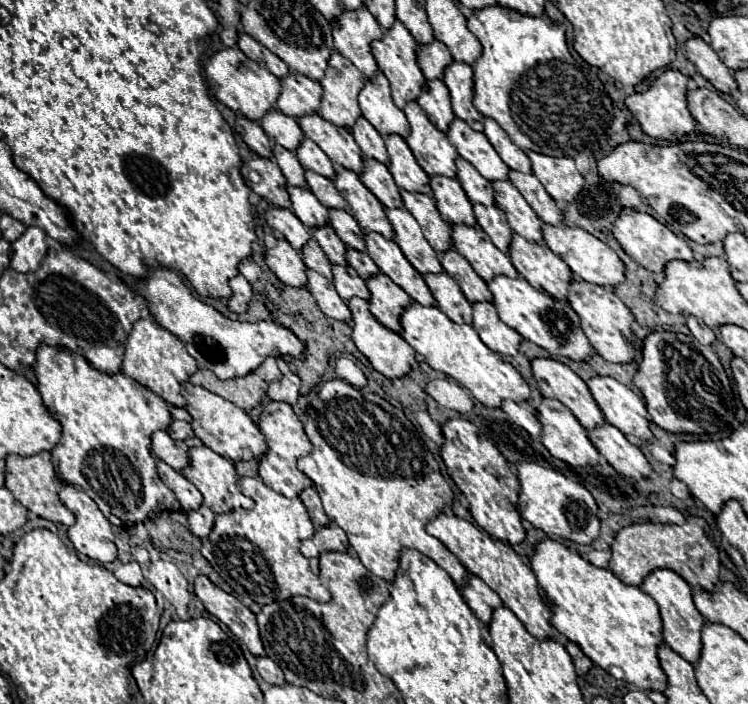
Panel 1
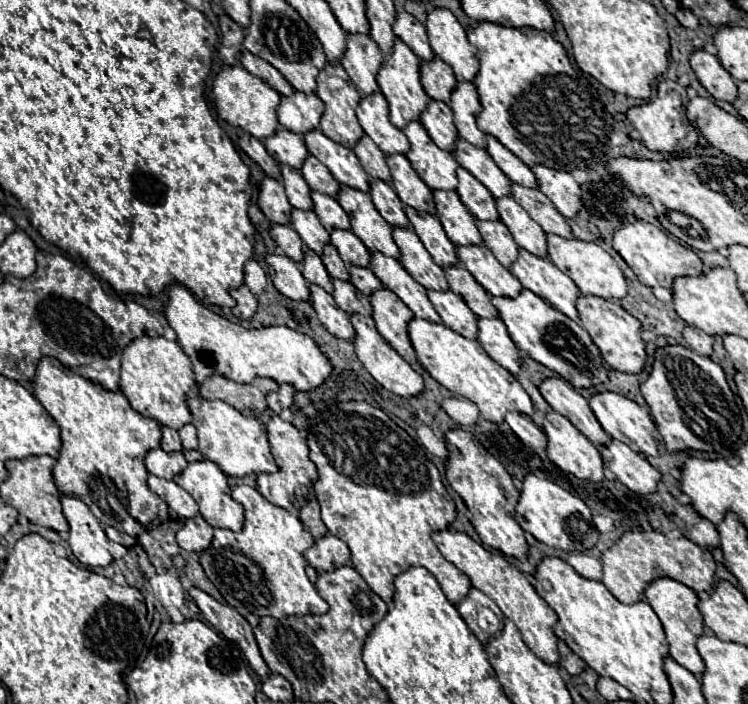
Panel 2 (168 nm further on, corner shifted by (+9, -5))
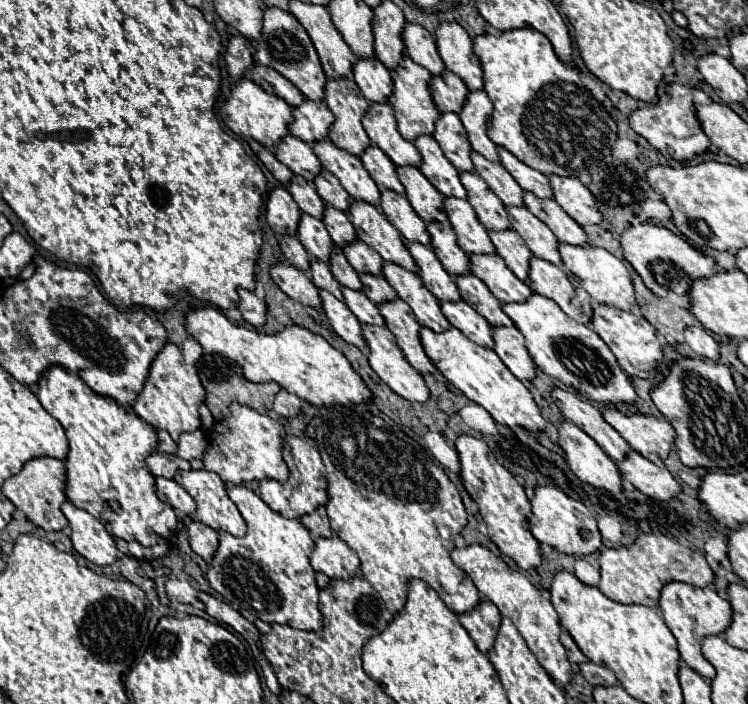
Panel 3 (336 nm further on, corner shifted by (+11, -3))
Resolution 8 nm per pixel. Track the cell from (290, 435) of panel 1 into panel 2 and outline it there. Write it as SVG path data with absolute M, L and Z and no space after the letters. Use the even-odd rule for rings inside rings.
M272 416L266 422L266 434L268 434L268 442L270 442L270 450L274 456L274 462L278 466L276 474L258 474L256 480L256 490L272 504L286 508L290 512L300 510L308 498L312 496L312 482L316 480L316 466L314 462L308 458L308 444L306 438L300 436L300 432L296 430L294 424L284 422L280 416Z

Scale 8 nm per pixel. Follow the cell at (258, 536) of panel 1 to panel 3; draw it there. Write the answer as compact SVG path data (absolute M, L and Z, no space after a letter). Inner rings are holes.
M230 486L230 500L248 524L244 538L220 532L220 546L208 570L210 586L224 596L232 608L266 624L288 624L296 630L320 632L322 614L318 610L316 572L310 566L314 540L300 520L288 520L276 514L246 486Z

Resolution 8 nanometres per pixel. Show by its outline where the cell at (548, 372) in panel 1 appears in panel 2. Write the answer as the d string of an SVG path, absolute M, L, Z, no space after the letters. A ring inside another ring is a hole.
M560 376L546 378L538 386L544 400L562 416L566 416L594 446L610 442L610 436L602 430L600 422L596 420L594 412L590 410L586 398L572 388L570 382L566 382Z

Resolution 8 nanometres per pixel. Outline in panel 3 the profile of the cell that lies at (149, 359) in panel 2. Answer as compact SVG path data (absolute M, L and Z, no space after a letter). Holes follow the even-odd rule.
M168 342L162 348L162 352L154 358L144 390L138 394L132 408L152 428L166 430L172 436L172 440L178 442L182 432L196 432L200 428L198 408L200 404L204 404L204 400L206 400L206 392L200 384L196 368L186 364L180 354L180 348Z

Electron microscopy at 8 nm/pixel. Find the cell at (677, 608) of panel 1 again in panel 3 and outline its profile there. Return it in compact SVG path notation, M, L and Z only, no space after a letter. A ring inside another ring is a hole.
M670 582L662 588L660 610L662 610L662 616L664 616L670 632L678 640L678 650L680 650L682 660L692 670L696 670L702 678L712 680L716 676L716 670L702 654L702 638L706 638L710 634L722 634L730 626L730 622L732 622L730 602L726 598L720 598L718 592L712 588L698 588L696 590L694 586L684 584L684 582Z

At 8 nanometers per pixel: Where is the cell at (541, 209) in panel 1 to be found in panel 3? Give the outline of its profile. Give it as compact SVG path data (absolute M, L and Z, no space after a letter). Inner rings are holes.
M532 192L524 194L524 204L526 208L540 218L554 234L560 242L564 244L572 244L572 246L586 246L588 238L586 232L582 230L582 226L572 220L556 200L548 200L548 198L538 198Z

